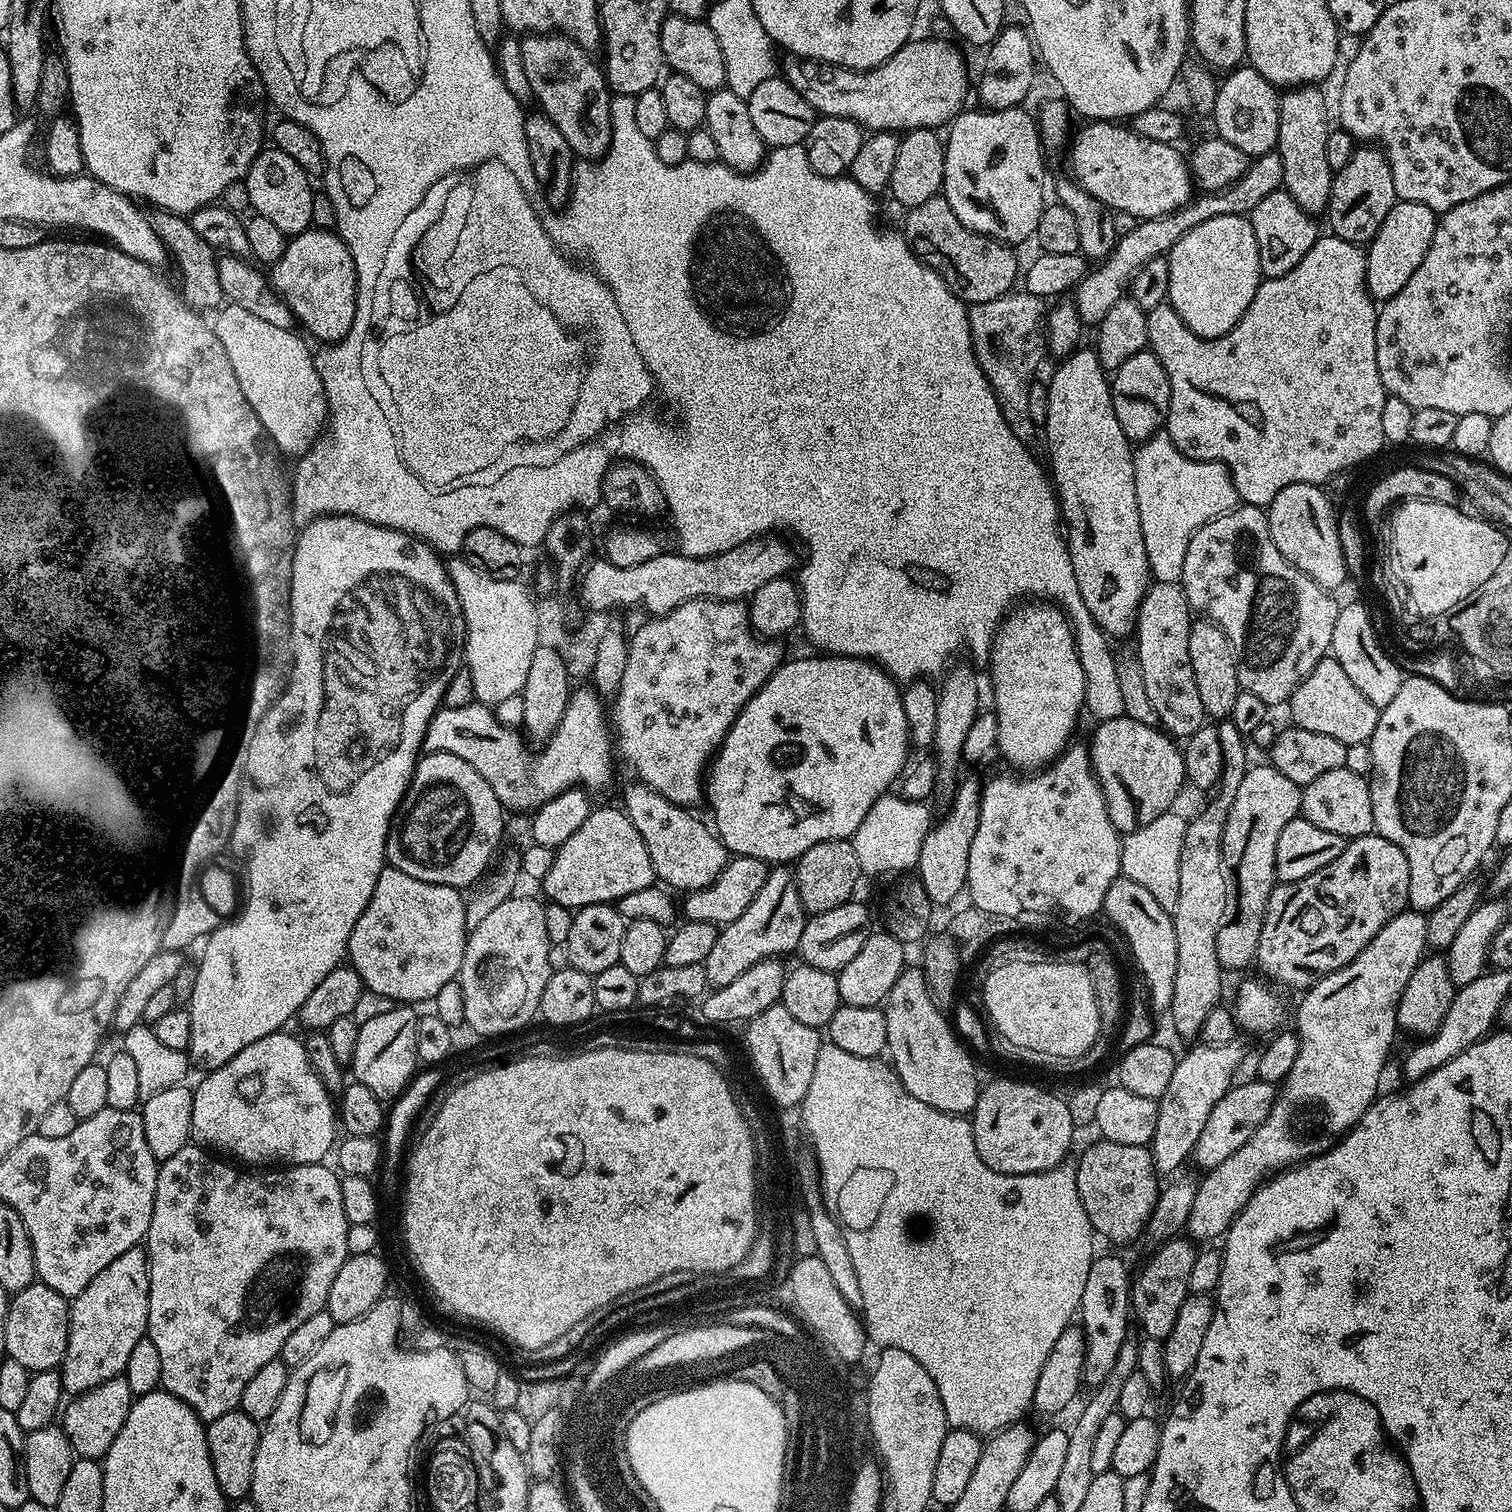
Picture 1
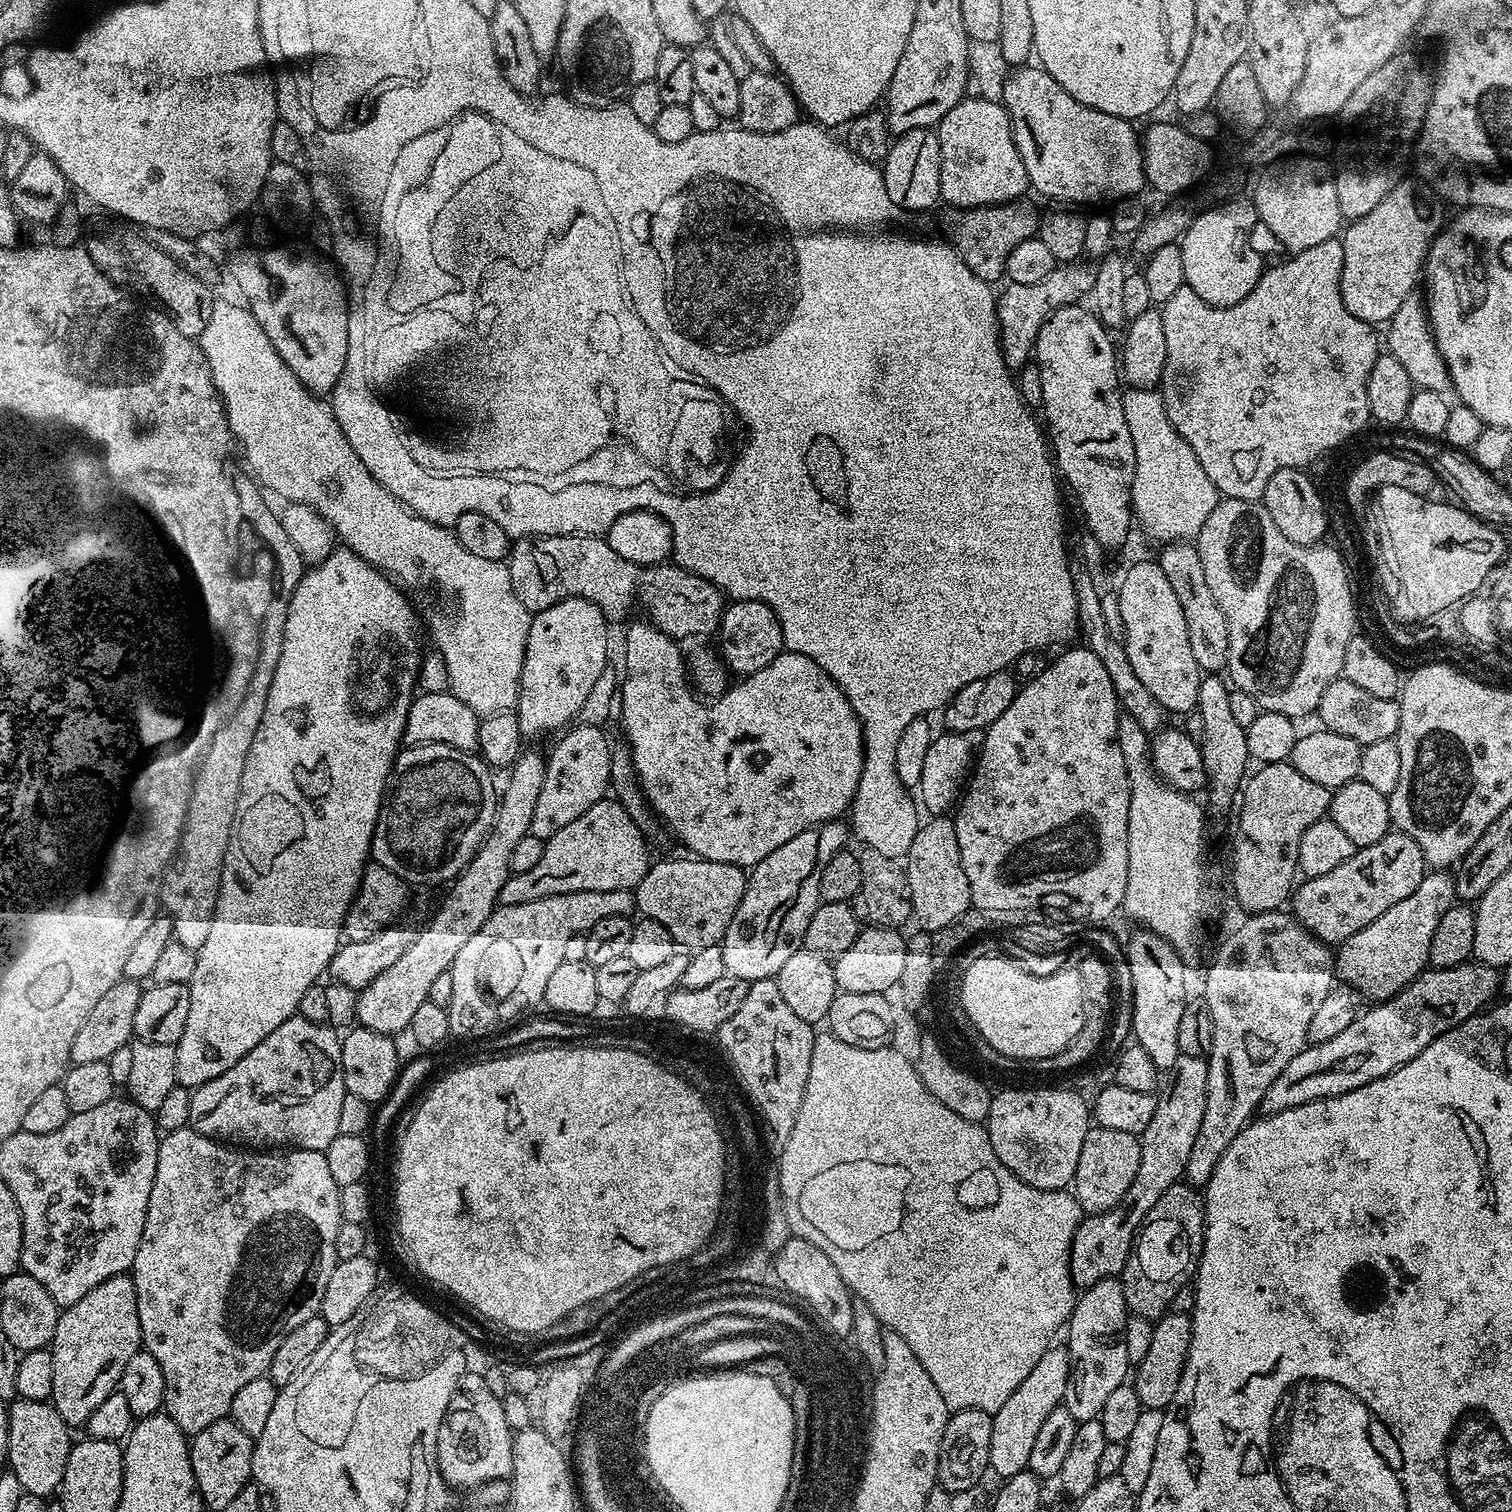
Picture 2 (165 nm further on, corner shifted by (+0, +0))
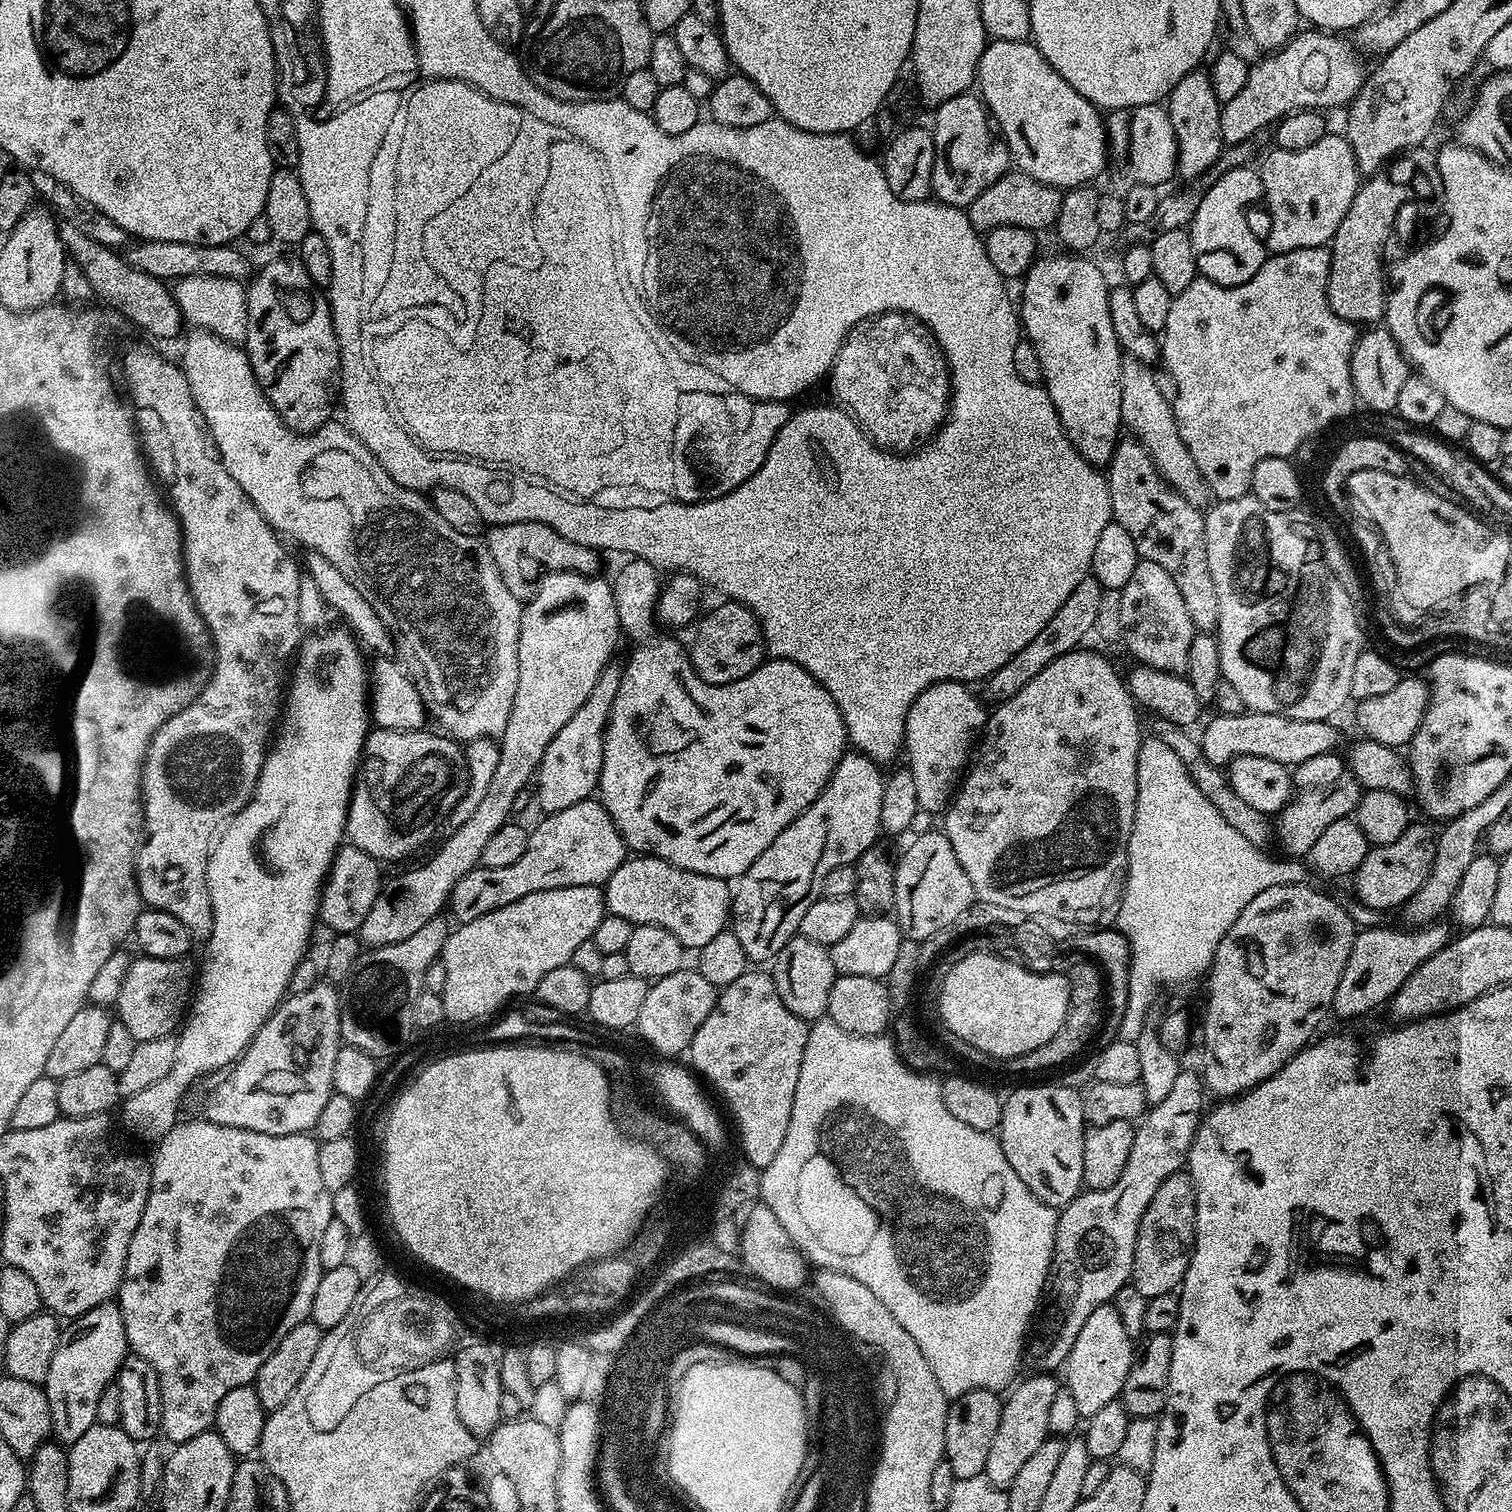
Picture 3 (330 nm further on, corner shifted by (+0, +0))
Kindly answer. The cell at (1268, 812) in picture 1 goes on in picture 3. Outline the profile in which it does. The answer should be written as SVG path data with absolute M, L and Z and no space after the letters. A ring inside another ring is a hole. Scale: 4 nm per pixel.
M1336 752L1318 754L1318 758L1306 758L1306 762L1295 765L1292 775L1292 787L1294 789L1290 801L1278 813L1274 820L1274 836L1281 840L1289 848L1291 855L1296 858L1304 858L1311 853L1314 842L1326 831L1326 826L1339 820L1347 820L1355 813L1362 795L1362 789L1356 775L1348 769L1345 757Z

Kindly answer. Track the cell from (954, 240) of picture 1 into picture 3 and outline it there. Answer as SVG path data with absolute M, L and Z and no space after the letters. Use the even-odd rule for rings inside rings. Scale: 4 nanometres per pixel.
M1009 170L1002 178L998 178L998 182L994 182L994 186L978 194L978 198L974 198L974 202L968 205L966 211L973 227L980 234L993 232L1000 226L1051 229L1058 218L1058 210L1062 210L1063 197L1064 192L1061 189L1038 182L1025 172Z

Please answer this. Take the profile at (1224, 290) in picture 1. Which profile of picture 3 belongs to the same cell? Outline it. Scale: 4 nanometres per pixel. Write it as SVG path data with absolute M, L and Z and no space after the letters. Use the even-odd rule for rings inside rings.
M1241 166L1232 168L1229 172L1221 172L1212 181L1212 185L1203 189L1200 205L1194 214L1190 231L1192 245L1196 255L1196 270L1210 282L1218 282L1218 286L1242 286L1242 282L1250 282L1254 274L1263 266L1266 259L1266 244L1252 233L1248 225L1248 207L1255 200L1259 201L1264 194L1264 187L1260 181L1260 173L1255 167Z

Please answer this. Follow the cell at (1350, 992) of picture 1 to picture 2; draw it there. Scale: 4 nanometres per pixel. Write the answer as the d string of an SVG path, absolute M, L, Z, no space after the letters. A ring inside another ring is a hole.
M1448 870L1429 871L1422 878L1422 882L1418 882L1418 890L1414 890L1414 894L1409 894L1407 898L1402 898L1402 902L1390 906L1390 910L1386 910L1386 914L1374 918L1374 922L1370 922L1370 926L1362 926L1362 930L1358 930L1358 934L1346 938L1343 944L1335 949L1335 975L1339 979L1341 976L1345 980L1341 981L1353 993L1359 994L1361 997L1364 995L1368 1002L1392 999L1394 994L1398 994L1411 980L1416 979L1429 967L1428 955L1430 954L1430 941L1434 938L1434 929L1438 926L1442 914L1446 914L1446 910L1450 910L1450 906L1454 903L1457 903L1457 899L1453 873Z

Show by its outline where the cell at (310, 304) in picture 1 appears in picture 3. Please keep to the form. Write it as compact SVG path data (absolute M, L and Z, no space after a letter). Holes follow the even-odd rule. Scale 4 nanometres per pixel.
M292 258L292 260L272 260L259 272L260 269L251 277L250 283L246 288L248 294L248 329L246 330L246 338L242 342L242 347L248 353L248 361L254 370L256 380L260 384L260 389L264 391L264 396L270 402L270 406L274 406L274 410L280 415L285 426L291 432L301 434L316 432L322 425L329 423L333 419L332 407L335 404L337 407L338 404L338 389L340 387L340 343L334 330L332 308L328 305L328 297L325 289L312 281L310 274L306 274L306 266L302 266L302 262L298 258Z

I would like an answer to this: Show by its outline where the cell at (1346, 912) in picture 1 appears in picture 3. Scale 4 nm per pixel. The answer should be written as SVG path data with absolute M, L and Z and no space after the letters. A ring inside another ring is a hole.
M1409 823L1402 838L1394 838L1389 844L1375 845L1354 873L1356 896L1368 908L1396 908L1404 905L1418 890L1432 872L1436 836L1424 824Z

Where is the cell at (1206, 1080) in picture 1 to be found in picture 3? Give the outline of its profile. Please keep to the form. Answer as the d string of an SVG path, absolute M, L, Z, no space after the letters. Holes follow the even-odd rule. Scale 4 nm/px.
M1181 1070L1178 1078L1174 1078L1174 1087L1166 1093L1166 1098L1151 1105L1142 1122L1136 1124L1134 1146L1130 1146L1130 1158L1126 1158L1126 1170L1122 1170L1122 1178L1118 1178L1118 1182L1114 1182L1114 1186L1109 1188L1081 1191L1069 1204L1063 1205L1056 1218L1052 1271L1048 1277L1046 1295L1036 1307L1030 1331L1024 1338L1022 1360L1027 1367L1028 1364L1032 1367L1029 1369L1033 1373L1055 1373L1068 1359L1074 1338L1078 1338L1078 1330L1082 1330L1086 1318L1090 1318L1090 1314L1094 1314L1098 1306L1113 1303L1118 1290L1125 1288L1131 1281L1134 1246L1142 1214L1146 1214L1146 1206L1150 1206L1150 1198L1154 1198L1158 1186L1162 1186L1162 1182L1166 1182L1170 1174L1181 1171L1187 1165L1188 1151L1206 1111L1204 1096L1206 1097L1206 1089L1203 1079L1197 1073L1195 1076L1188 1070Z

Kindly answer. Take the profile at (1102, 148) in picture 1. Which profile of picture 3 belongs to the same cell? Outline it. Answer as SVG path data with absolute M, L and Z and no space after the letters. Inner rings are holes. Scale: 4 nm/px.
M992 40L980 59L978 92L999 135L1008 145L1008 154L1015 167L1030 174L1030 178L1049 184L1052 188L1067 190L1091 185L1092 179L1103 170L1104 156L1106 160L1106 120L1101 109L1078 94L1078 90L1074 90L1074 86L1070 86L1070 82L1066 82L1066 78L1062 78L1062 74L1058 74L1050 62L1046 62L1035 44L1028 40Z

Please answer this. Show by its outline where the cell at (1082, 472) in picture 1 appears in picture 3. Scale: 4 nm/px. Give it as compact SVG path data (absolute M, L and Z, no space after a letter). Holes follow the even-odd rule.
M1041 255L1023 276L1024 293L1018 299L1018 319L1023 335L1038 353L1038 362L1042 362L1042 387L1050 394L1050 402L1054 402L1058 418L1070 442L1076 447L1078 454L1082 454L1082 458L1086 458L1091 464L1104 466L1111 460L1116 445L1122 439L1122 353L1118 338L1114 338L1114 326L1110 323L1110 283L1104 277L1103 270L1094 261L1087 260L1087 255L1063 255Z

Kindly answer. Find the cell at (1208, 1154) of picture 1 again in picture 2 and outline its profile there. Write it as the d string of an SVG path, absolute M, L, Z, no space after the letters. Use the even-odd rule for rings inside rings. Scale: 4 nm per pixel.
M1479 962L1459 964L1453 968L1429 967L1398 994L1394 994L1392 999L1373 1003L1365 1012L1363 1009L1356 1020L1350 1022L1350 1026L1346 1026L1342 1034L1338 1034L1338 1038L1330 1038L1321 1044L1308 1044L1294 1058L1290 1058L1286 1070L1282 1070L1282 1074L1274 1078L1270 1090L1266 1090L1259 1111L1264 1114L1281 1112L1327 1096L1346 1094L1350 1090L1358 1090L1358 1086L1366 1086L1366 1082L1374 1082L1398 1070L1398 1066L1406 1066L1406 1062L1410 1062L1410 1058L1418 1058L1418 1054L1422 1054L1422 1050L1426 1050L1426 1046L1430 1046L1434 1038L1457 1028L1471 1016L1487 1009L1493 1003L1492 995L1495 994L1496 988L1498 992L1501 984L1501 973Z

